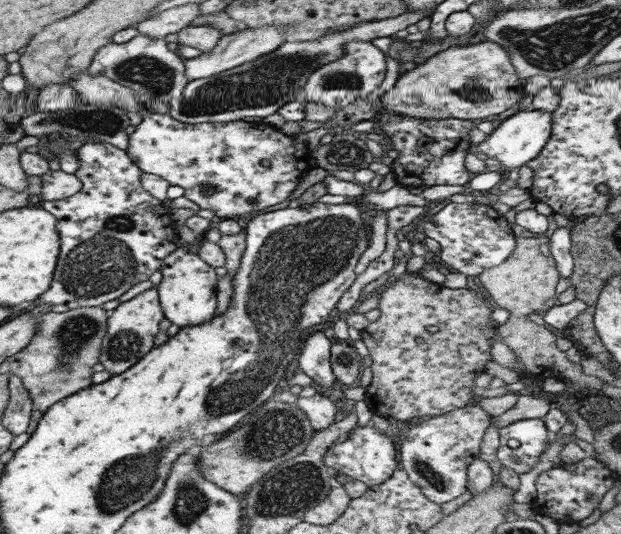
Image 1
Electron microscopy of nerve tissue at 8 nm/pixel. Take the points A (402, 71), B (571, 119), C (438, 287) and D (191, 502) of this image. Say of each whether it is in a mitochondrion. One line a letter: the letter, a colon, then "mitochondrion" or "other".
A: other
B: other
C: other
D: mitochondrion

